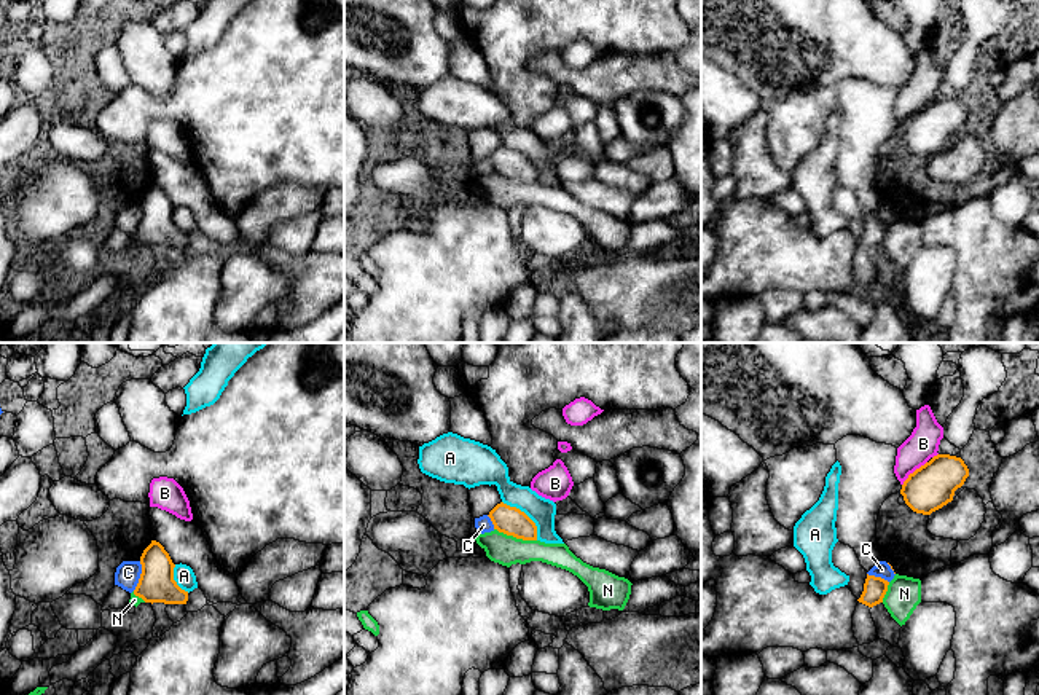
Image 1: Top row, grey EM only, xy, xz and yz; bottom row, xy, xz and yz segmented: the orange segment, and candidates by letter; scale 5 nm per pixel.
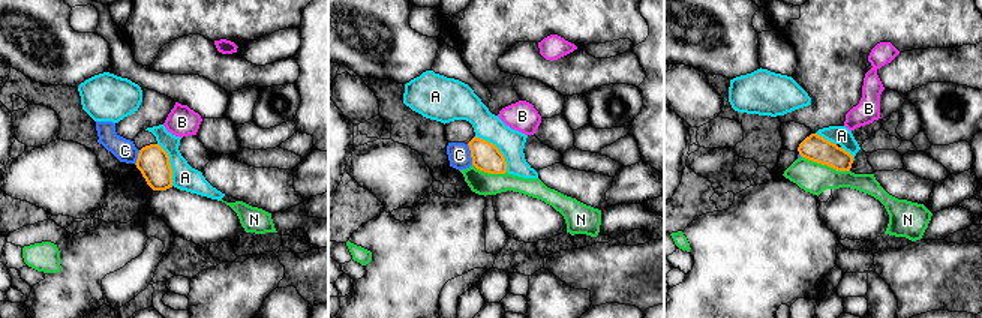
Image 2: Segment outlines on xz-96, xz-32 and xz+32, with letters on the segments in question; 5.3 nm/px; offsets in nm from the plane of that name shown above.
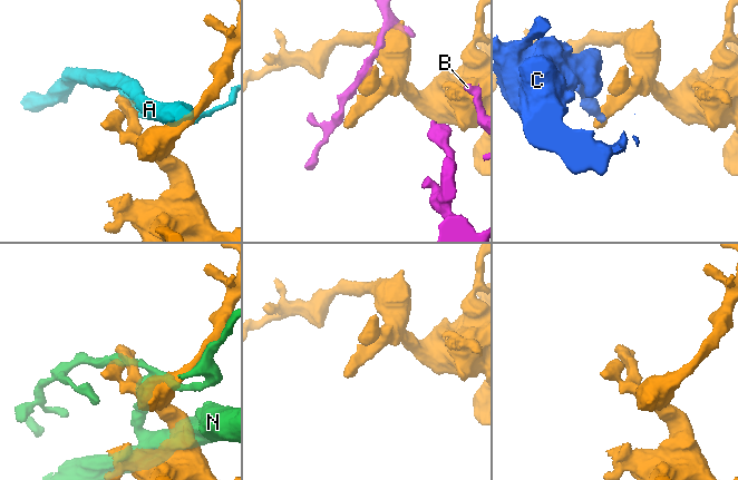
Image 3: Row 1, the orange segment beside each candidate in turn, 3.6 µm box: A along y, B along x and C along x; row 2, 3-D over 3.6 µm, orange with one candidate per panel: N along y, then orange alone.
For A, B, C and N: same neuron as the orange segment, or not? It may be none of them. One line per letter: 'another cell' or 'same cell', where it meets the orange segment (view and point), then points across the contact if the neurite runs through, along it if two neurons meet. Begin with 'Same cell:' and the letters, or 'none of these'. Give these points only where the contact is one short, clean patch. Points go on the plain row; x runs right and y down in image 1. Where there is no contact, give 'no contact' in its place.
Same cell: none of these
A: another cell; contact xz (526, 158)
B: another cell; contact yz (913, 115)
C: another cell; contact xy (141, 219); border xy (141, 204), (141, 220), (133, 233)
N: another cell; contact xz (515, 179)

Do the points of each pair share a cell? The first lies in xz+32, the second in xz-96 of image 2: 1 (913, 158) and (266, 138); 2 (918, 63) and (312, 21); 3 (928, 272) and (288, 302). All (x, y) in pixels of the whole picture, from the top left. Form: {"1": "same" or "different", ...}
{"1": "different", "2": "different", "3": "different"}

